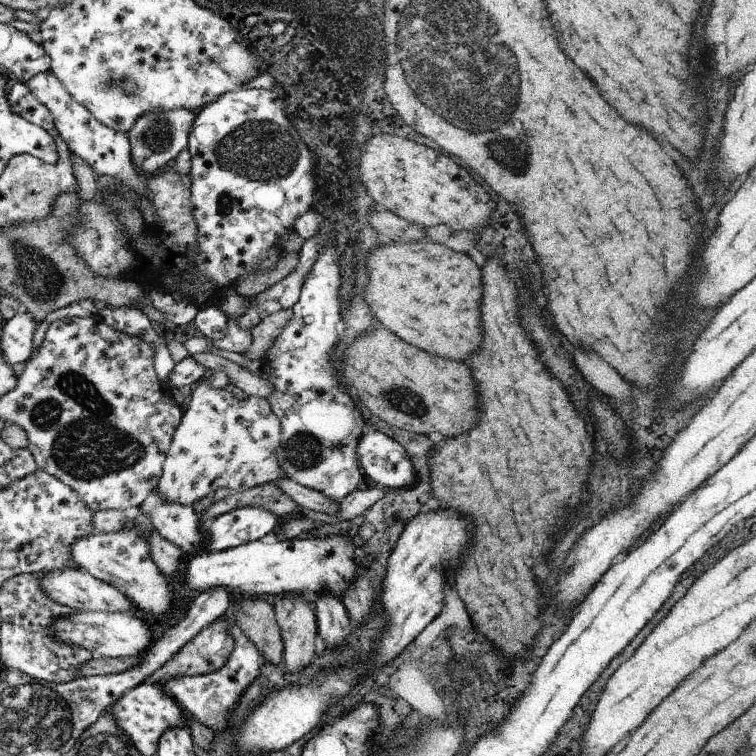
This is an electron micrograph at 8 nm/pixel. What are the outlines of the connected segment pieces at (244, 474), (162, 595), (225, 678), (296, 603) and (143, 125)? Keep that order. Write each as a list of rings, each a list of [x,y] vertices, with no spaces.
[[[205,379],[192,389],[155,490],[168,502],[193,505],[222,488],[238,494],[286,477],[275,454],[281,438],[280,420],[266,399],[245,394],[232,383],[214,388]]]
[[[140,512],[135,518],[136,526],[110,533],[95,533],[78,538],[70,548],[70,558],[78,569],[87,571],[91,576],[109,583],[118,592],[124,594],[135,608],[144,610],[152,616],[164,616],[174,602],[175,584],[168,581],[150,558],[148,532],[155,528],[150,518]]]
[[[226,617],[224,624],[226,624],[226,628],[234,640],[234,650],[230,652],[228,661],[220,670],[206,675],[166,678],[164,684],[161,685],[174,698],[185,715],[198,718],[199,722],[208,726],[210,730],[214,730],[215,734],[228,731],[228,717],[231,715],[231,711],[240,702],[246,688],[261,674],[261,665],[264,662],[260,650],[254,646],[254,642],[244,634],[242,628],[232,617]]]
[[[284,594],[272,599],[284,642],[283,664],[288,672],[300,672],[314,663],[318,633],[315,610],[302,596]]]
[[[178,108],[178,110],[150,110],[142,114],[127,133],[130,140],[132,162],[146,174],[162,170],[174,162],[178,154],[188,146],[190,130],[194,126],[196,113]]]

